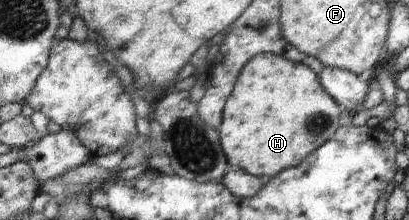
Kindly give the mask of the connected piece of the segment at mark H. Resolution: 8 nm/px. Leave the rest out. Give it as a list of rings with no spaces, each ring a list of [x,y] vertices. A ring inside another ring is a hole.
[[[271,52],[261,54],[245,66],[234,89],[223,112],[219,137],[230,166],[251,175],[266,180],[280,176],[286,169],[304,162],[308,155],[332,140],[340,129],[340,115],[345,108],[327,93],[318,75],[305,64],[289,61]]]

